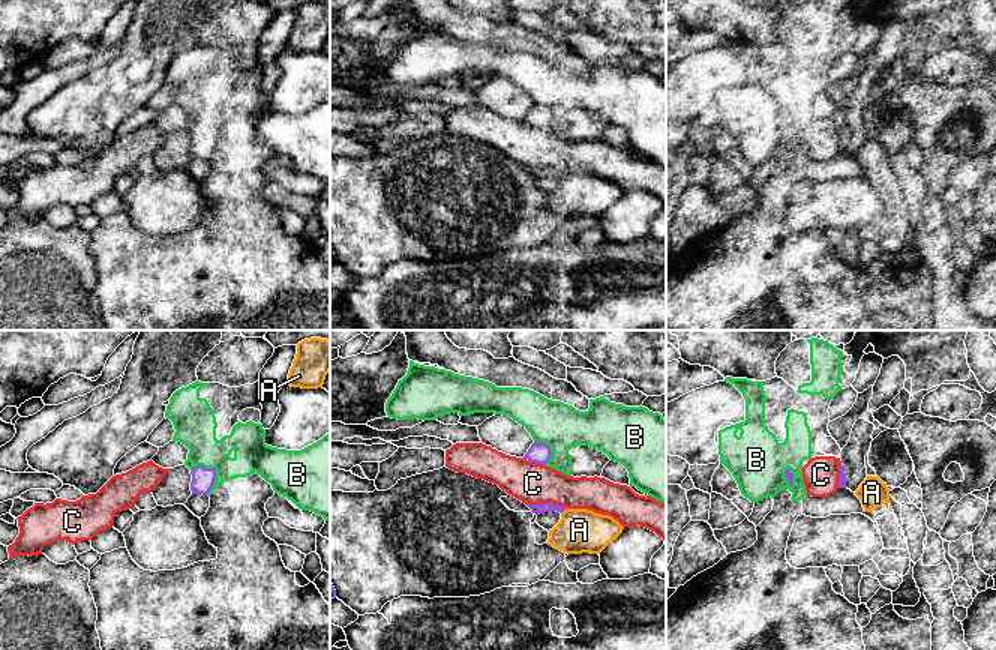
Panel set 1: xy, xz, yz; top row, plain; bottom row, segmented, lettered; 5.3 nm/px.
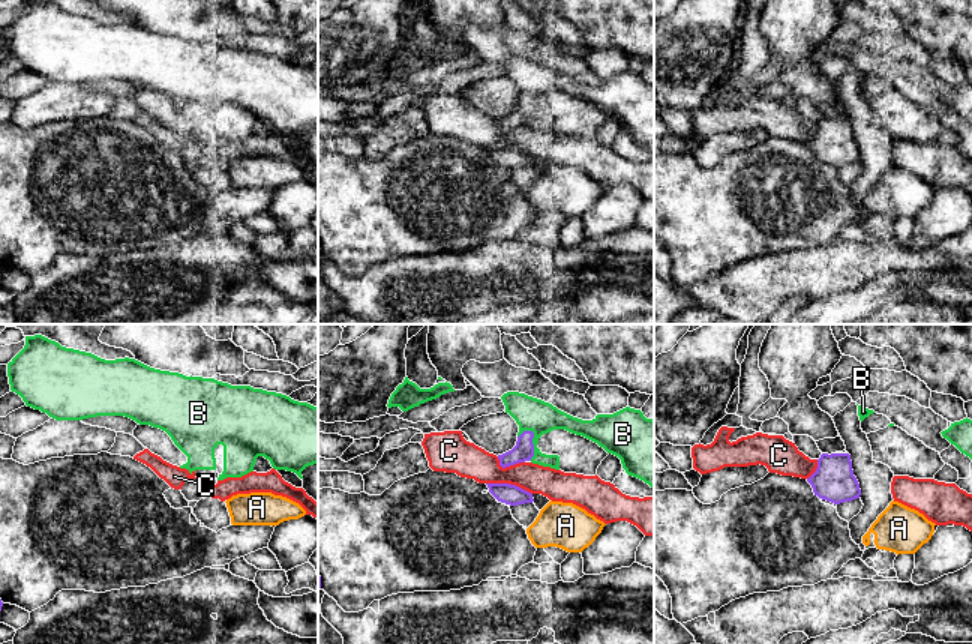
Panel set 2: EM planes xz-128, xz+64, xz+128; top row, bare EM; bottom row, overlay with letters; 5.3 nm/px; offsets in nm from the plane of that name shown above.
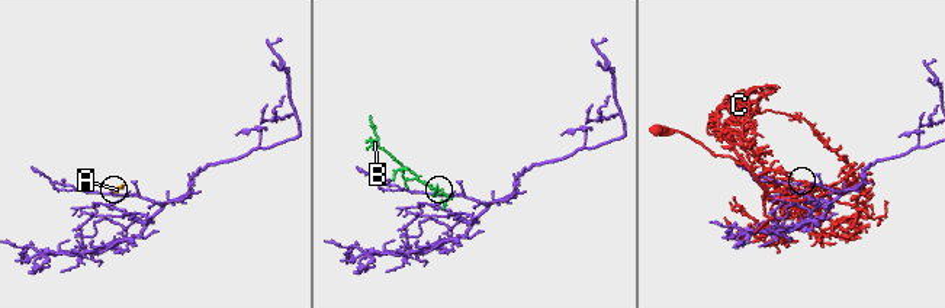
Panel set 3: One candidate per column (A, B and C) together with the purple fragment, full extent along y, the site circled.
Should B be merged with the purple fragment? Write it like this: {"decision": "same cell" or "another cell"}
{"decision": "another cell"}

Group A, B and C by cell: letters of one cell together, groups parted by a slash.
A / B / C

